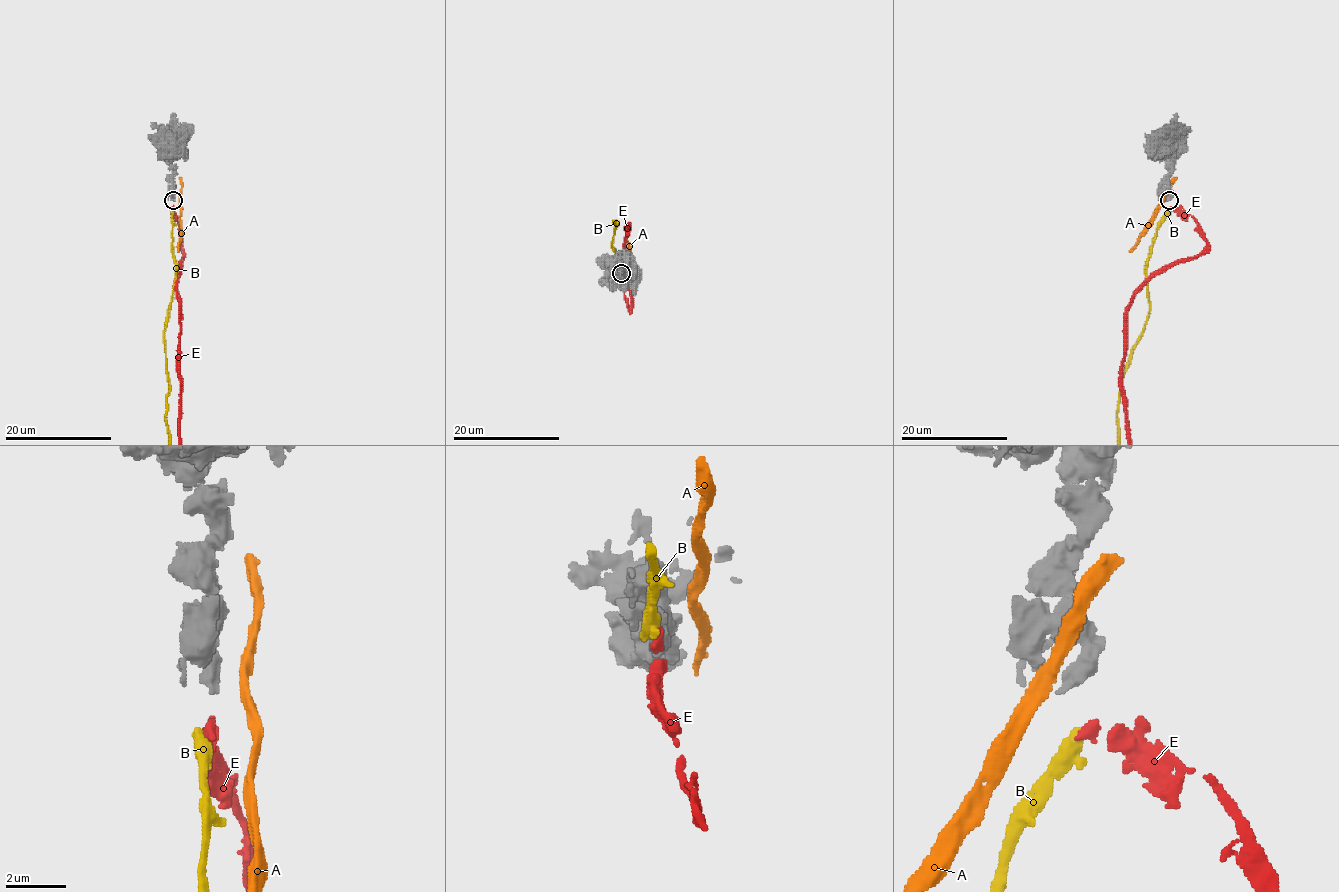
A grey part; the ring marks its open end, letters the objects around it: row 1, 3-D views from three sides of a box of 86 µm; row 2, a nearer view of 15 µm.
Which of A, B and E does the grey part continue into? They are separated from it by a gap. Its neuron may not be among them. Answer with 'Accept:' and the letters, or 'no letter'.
Accept: E

